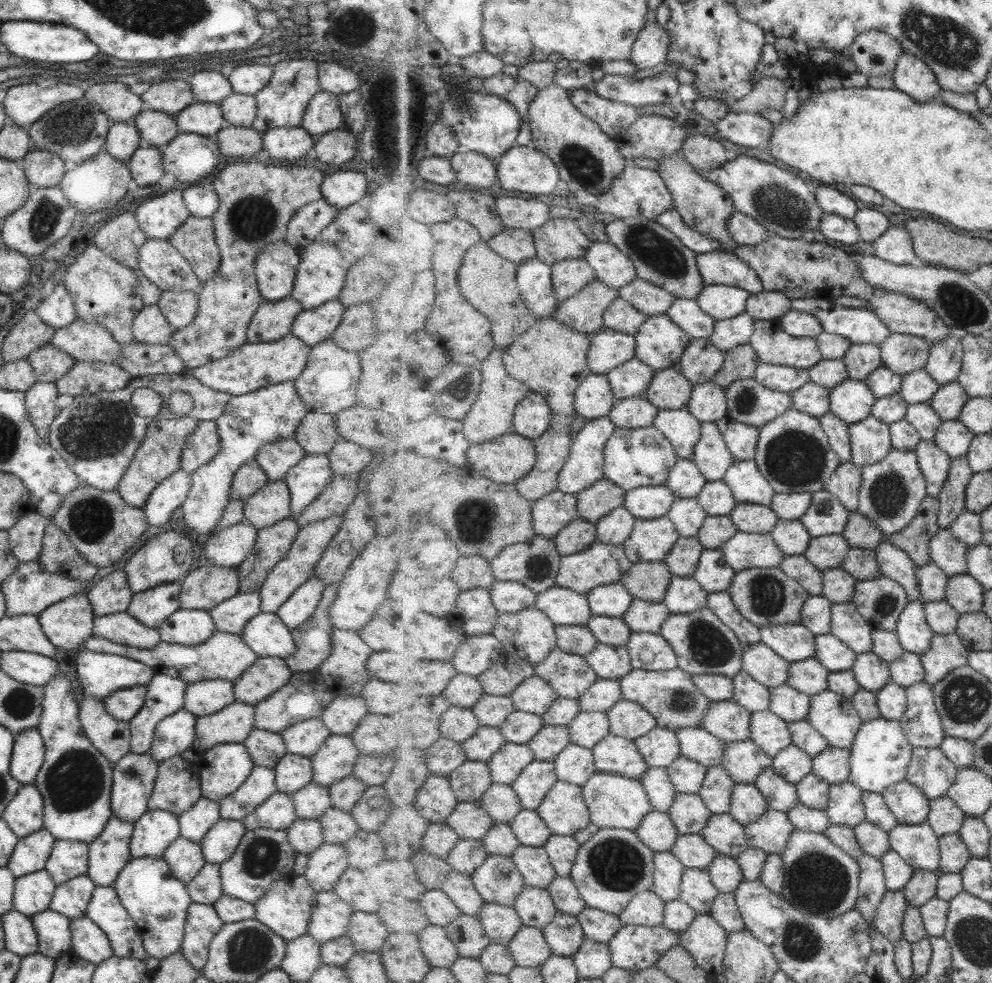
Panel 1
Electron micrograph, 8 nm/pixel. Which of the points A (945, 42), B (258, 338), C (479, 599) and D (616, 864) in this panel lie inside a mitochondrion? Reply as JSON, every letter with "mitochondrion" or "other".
{"A":"mitochondrion","B":"other","C":"other","D":"mitochondrion"}

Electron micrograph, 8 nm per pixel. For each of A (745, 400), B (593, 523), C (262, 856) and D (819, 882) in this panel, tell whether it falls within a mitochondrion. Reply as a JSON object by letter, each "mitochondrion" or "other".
{"A":"mitochondrion","B":"other","C":"mitochondrion","D":"mitochondrion"}

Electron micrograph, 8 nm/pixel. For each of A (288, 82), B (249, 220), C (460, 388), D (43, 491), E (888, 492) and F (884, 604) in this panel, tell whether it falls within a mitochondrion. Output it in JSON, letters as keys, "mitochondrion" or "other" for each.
{"A":"mitochondrion","B":"mitochondrion","C":"mitochondrion","D":"other","E":"mitochondrion","F":"mitochondrion"}

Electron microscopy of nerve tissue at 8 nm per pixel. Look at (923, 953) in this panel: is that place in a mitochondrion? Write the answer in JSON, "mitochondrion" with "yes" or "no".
{"mitochondrion":"no"}

